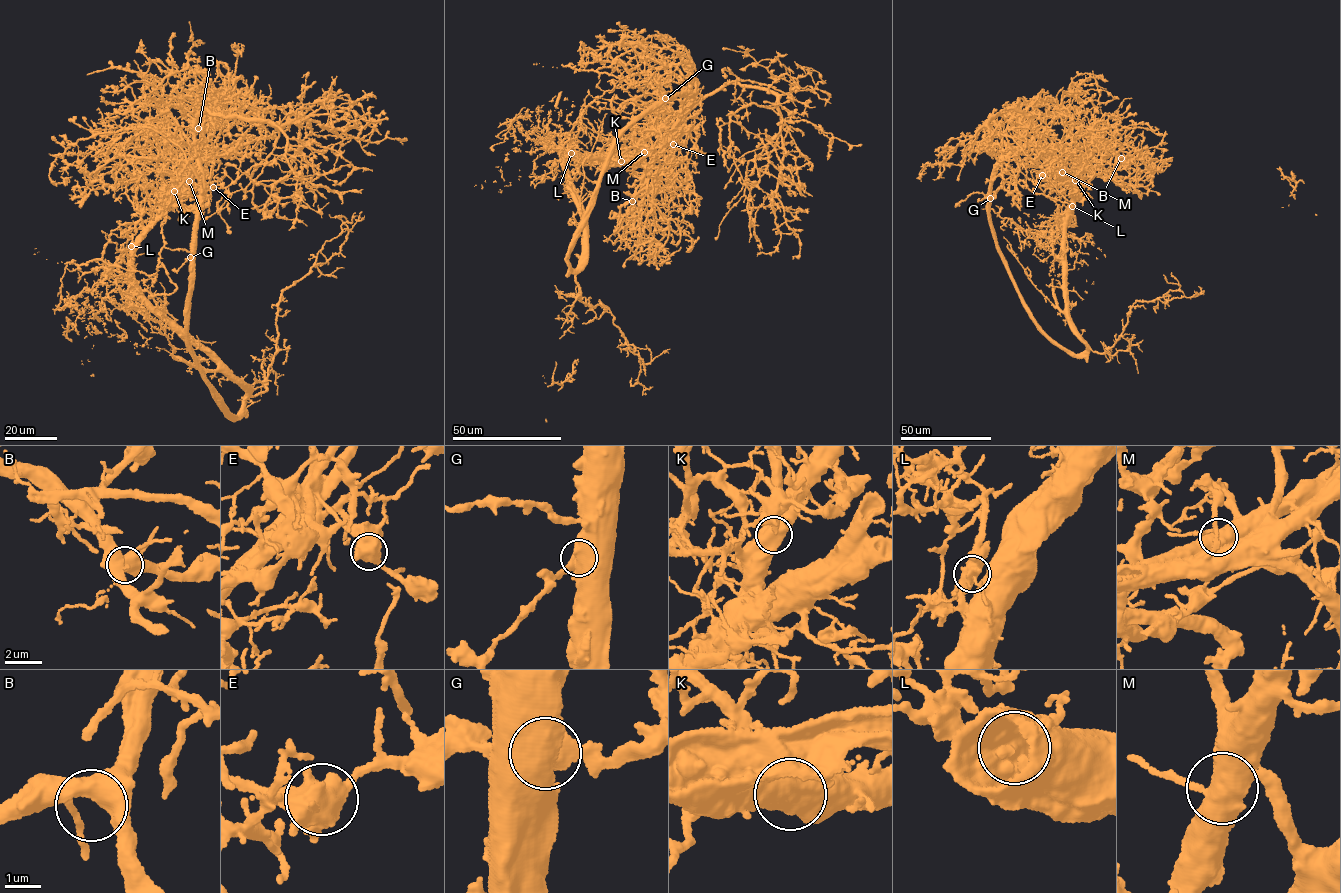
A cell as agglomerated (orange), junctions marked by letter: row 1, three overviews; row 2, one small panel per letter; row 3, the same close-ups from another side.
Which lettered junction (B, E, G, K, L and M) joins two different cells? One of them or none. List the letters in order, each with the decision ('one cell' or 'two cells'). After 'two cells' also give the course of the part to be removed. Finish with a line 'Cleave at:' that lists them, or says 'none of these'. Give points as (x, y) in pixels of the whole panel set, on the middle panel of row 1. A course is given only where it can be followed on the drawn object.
B: one cell
E: one cell
G: two cells; course (665, 98), (596, 70), (617, 62), (630, 81), (616, 88), (578, 359), (573, 374), (547, 387)
K: one cell
L: one cell
M: one cell
Cleave at: G

